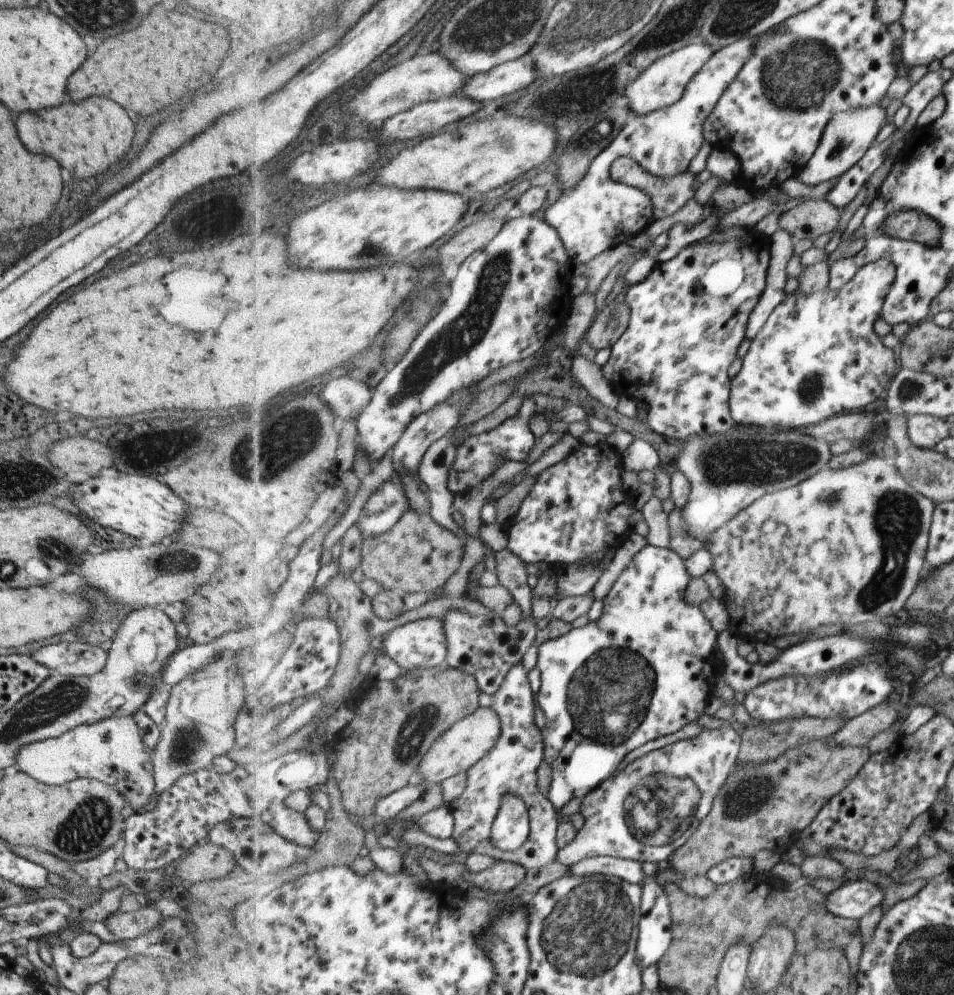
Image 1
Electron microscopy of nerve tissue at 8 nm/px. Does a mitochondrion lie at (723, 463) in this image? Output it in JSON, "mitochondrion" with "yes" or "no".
{"mitochondrion":"yes"}

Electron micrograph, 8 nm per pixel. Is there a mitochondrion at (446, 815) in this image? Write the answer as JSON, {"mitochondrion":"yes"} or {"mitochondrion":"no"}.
{"mitochondrion":"no"}

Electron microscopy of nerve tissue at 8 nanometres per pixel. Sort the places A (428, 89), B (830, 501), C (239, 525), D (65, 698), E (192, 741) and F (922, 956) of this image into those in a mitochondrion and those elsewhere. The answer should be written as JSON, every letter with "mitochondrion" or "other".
{"A":"other","B":"mitochondrion","C":"other","D":"mitochondrion","E":"mitochondrion","F":"mitochondrion"}

